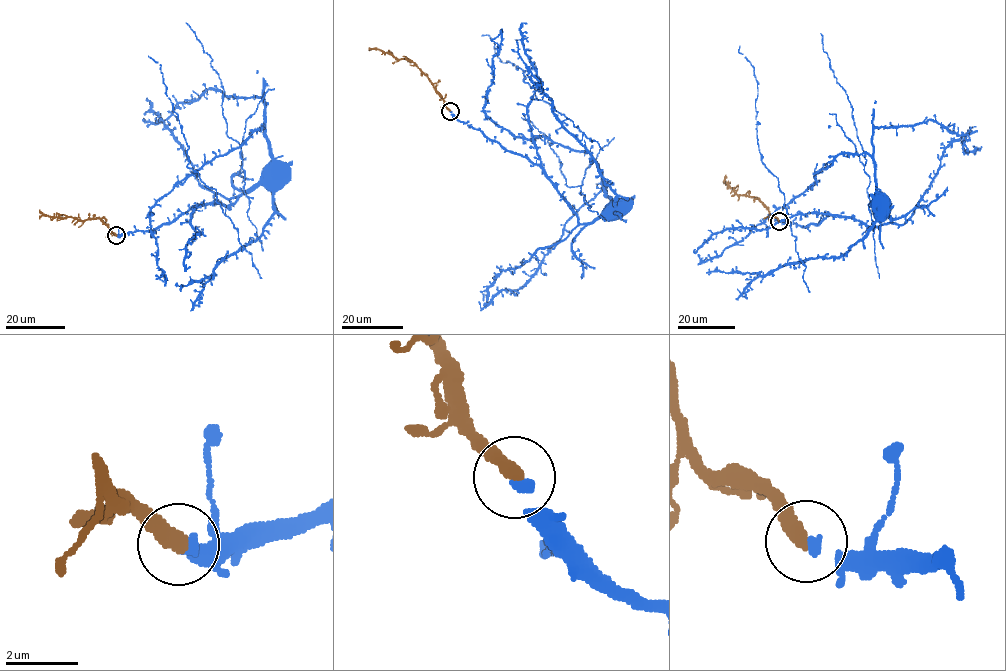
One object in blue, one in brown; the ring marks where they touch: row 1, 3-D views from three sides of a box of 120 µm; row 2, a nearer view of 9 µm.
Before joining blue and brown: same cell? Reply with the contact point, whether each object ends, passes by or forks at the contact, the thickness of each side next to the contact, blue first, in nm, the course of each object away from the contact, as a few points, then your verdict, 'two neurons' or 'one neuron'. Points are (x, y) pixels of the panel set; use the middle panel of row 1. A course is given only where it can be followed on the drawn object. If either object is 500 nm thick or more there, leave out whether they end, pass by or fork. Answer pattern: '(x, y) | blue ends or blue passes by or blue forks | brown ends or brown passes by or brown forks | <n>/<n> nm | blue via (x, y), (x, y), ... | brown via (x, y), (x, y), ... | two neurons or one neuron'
(450, 111) | blue ends | brown ends | 320/440 nm | blue via (450, 111), (539, 166), (580, 223), (615, 207), (583, 133), (481, 35) | brown via (450, 111), (430, 79), (413, 62), (369, 48) | one neuron

